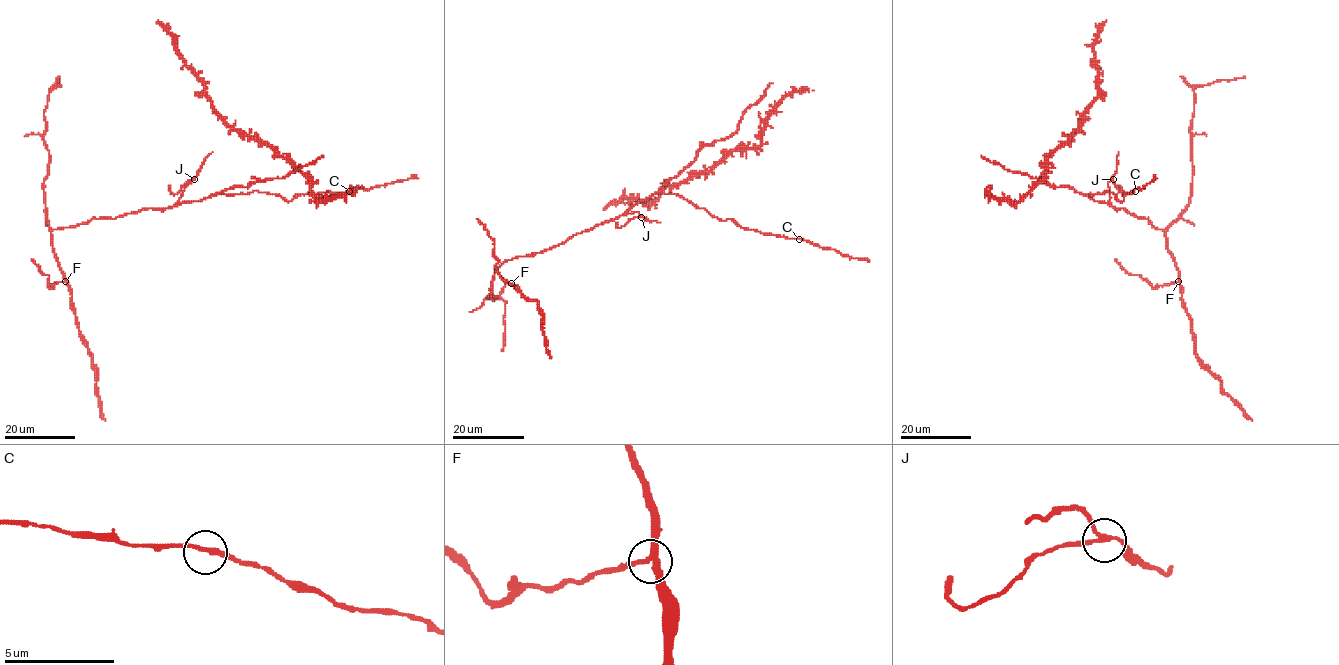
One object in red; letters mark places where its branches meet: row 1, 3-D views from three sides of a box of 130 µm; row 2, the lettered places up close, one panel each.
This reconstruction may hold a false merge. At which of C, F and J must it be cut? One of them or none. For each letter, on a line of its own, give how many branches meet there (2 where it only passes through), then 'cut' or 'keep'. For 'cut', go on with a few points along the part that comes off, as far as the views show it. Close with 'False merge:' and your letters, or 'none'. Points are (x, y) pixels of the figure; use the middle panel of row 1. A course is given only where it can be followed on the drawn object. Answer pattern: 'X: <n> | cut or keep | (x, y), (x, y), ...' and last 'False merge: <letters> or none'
C: 2 | keep
F: 3 | keep
J: 3 | cut | (641, 216), (633, 217), (618, 227), (617, 223)
False merge: J

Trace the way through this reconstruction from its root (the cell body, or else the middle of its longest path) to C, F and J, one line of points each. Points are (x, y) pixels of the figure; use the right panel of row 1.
C: (1105, 203), (1095, 201), (1089, 195), (1107, 191), (1122, 201), (1127, 193), (1135, 191)
F: (1105, 203), (1125, 208), (1139, 218), (1147, 218), (1153, 227), (1164, 232), (1166, 248), (1178, 270), (1178, 281)
J: (1105, 203), (1110, 199), (1108, 183), (1113, 179)

